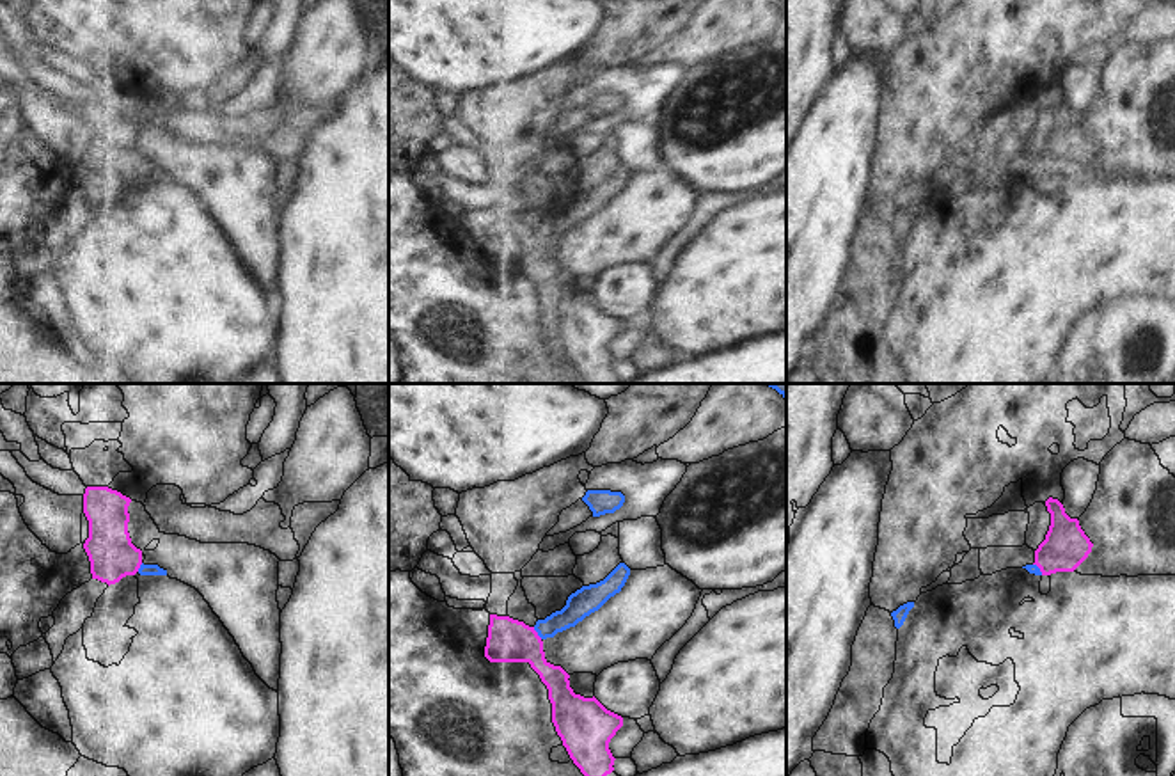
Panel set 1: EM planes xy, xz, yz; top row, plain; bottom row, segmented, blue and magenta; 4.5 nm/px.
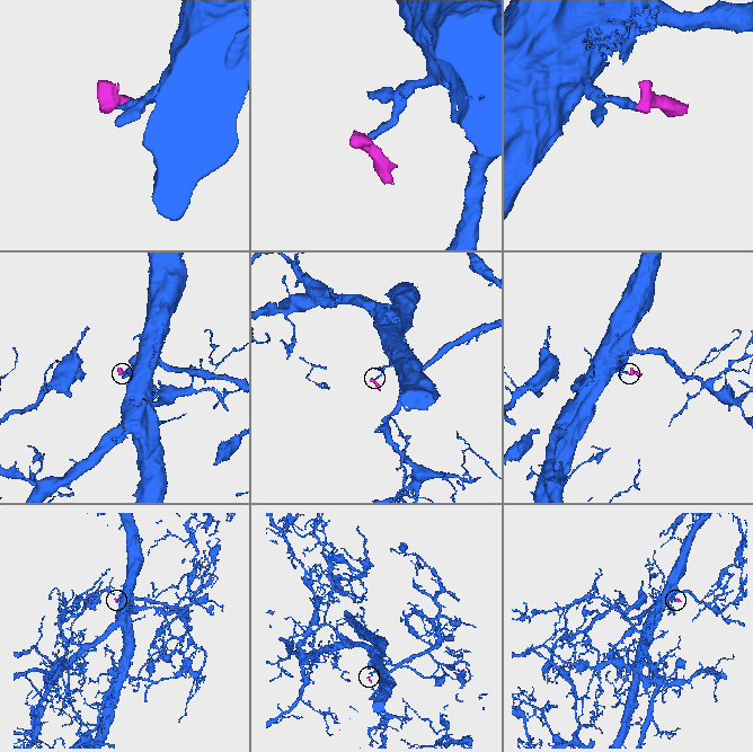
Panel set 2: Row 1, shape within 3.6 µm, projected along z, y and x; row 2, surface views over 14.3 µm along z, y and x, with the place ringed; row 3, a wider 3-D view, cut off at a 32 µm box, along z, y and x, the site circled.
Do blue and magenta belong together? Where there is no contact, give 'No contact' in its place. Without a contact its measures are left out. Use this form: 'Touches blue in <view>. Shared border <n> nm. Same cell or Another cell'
Touches blue in xz. Shared border 70 nm. Another cell.

